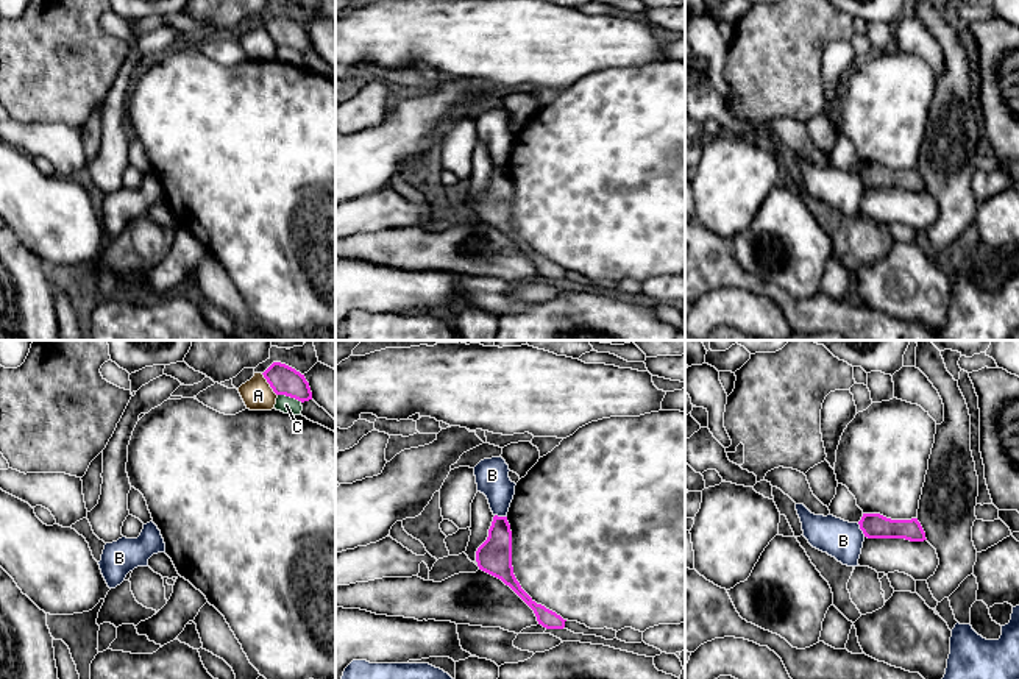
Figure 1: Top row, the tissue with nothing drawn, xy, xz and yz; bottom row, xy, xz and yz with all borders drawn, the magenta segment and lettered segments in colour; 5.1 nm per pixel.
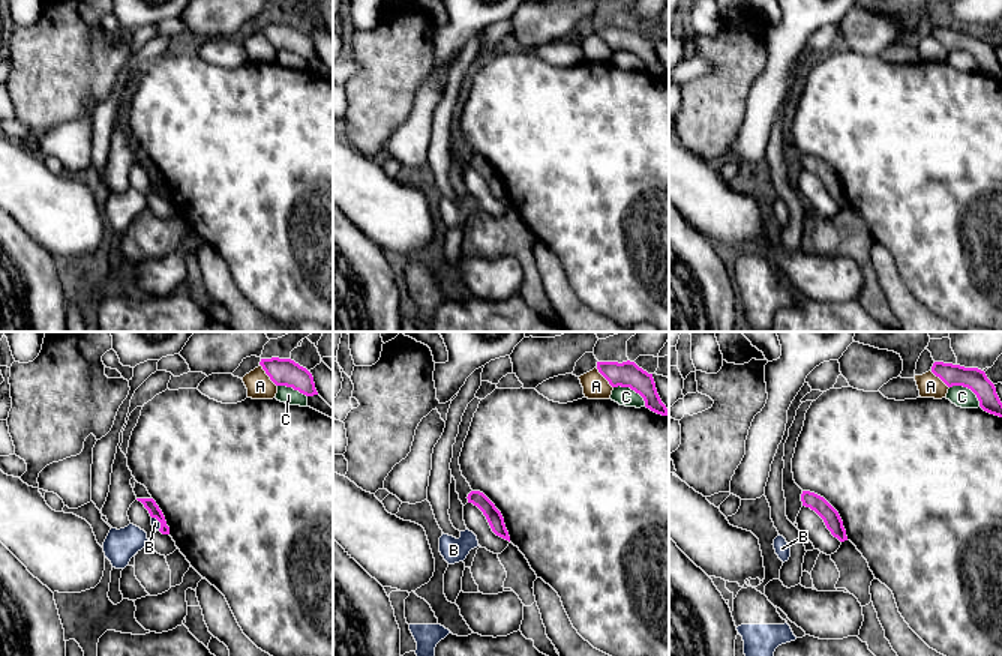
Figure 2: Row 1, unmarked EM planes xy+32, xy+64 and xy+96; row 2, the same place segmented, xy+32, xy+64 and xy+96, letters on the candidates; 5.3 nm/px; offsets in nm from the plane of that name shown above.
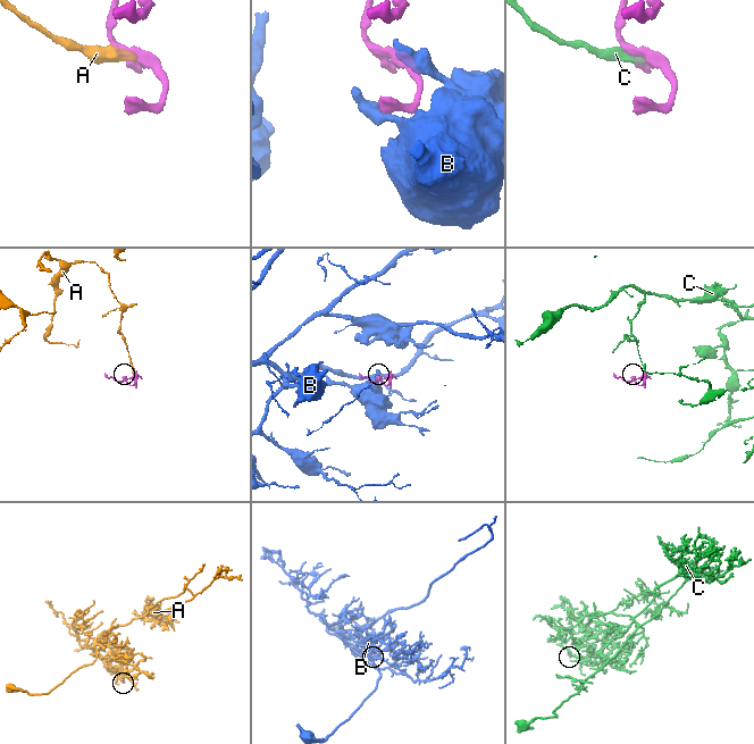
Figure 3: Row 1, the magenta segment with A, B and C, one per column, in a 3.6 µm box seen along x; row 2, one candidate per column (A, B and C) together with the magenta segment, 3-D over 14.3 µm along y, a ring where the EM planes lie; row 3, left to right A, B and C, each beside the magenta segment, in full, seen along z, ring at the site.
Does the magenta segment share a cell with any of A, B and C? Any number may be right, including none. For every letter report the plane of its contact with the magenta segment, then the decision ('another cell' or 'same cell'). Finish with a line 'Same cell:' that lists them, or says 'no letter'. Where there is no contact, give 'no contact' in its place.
A: meets magenta in xy; another cell
B: meets magenta in yz; another cell
C: meets magenta in xy; another cell
Same cell: no letter

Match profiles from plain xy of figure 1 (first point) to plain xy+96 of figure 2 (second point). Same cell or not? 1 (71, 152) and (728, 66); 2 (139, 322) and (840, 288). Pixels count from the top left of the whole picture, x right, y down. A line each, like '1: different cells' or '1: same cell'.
1: different cells
2: different cells

